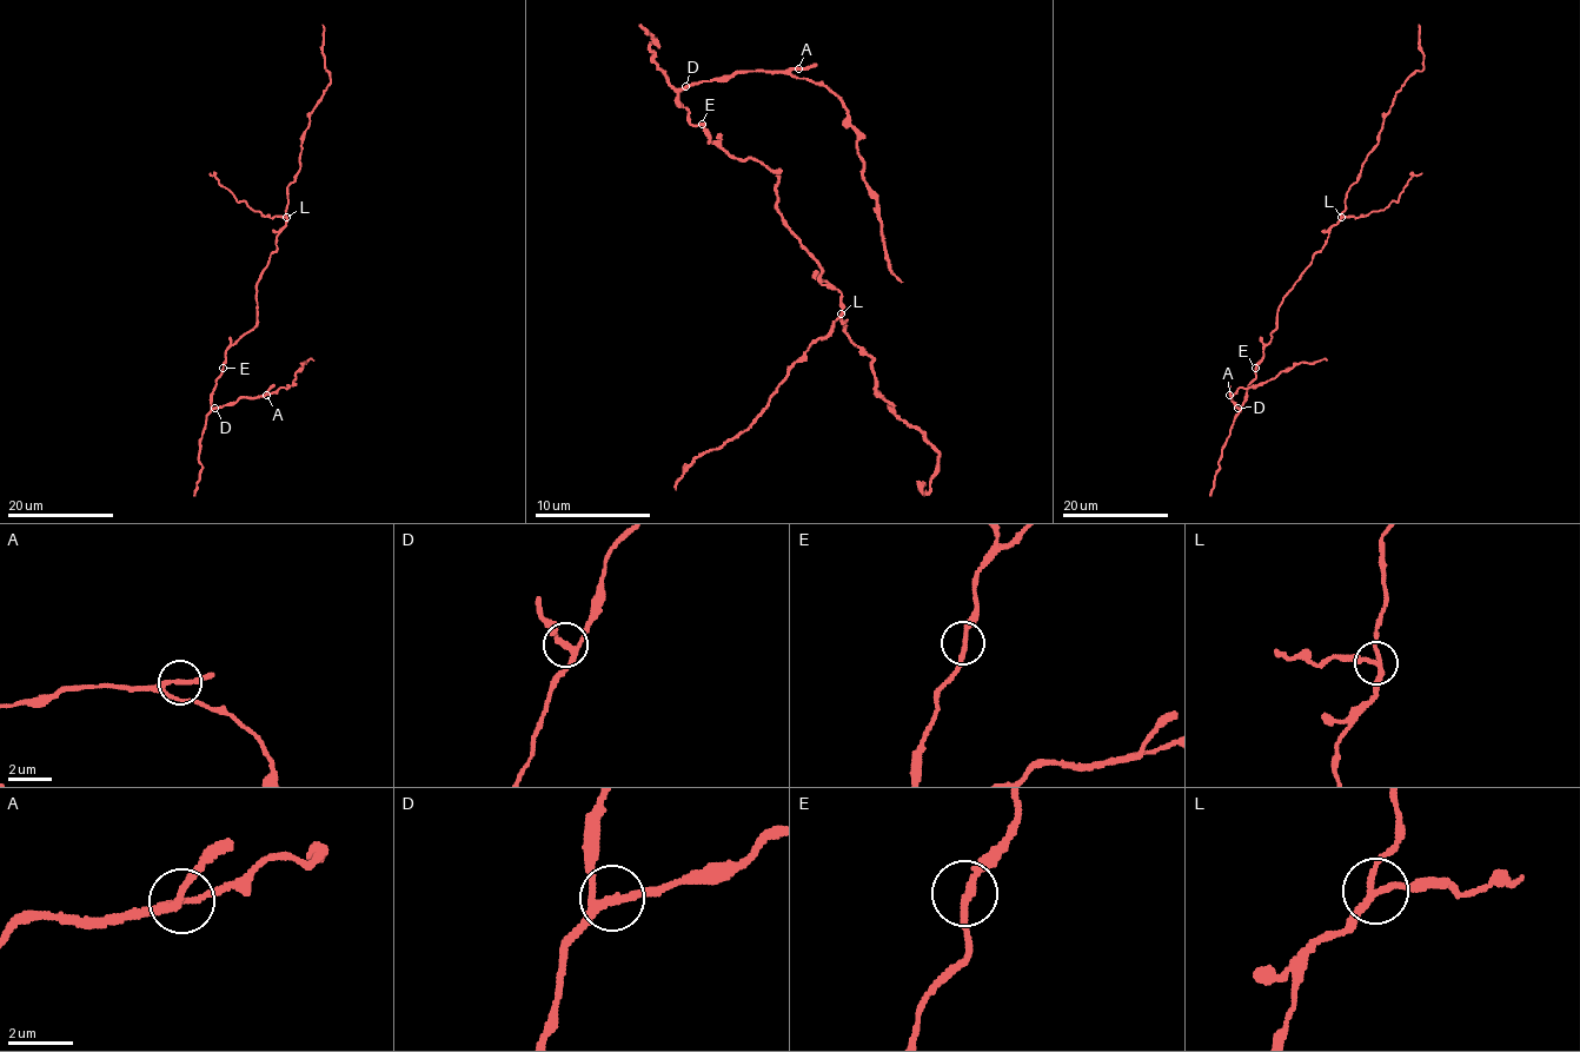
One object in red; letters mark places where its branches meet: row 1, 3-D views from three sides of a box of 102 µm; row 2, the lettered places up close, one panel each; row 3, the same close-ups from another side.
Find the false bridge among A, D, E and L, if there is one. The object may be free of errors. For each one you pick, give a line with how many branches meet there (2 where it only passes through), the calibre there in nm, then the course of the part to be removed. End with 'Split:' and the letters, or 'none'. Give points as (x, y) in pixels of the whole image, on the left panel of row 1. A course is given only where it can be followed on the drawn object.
L: Branches: 3. Thickness 190 nm. Course of the part to remove: (286, 218), (265, 217), (244, 200), (237, 200), (211, 172)
Split: L

